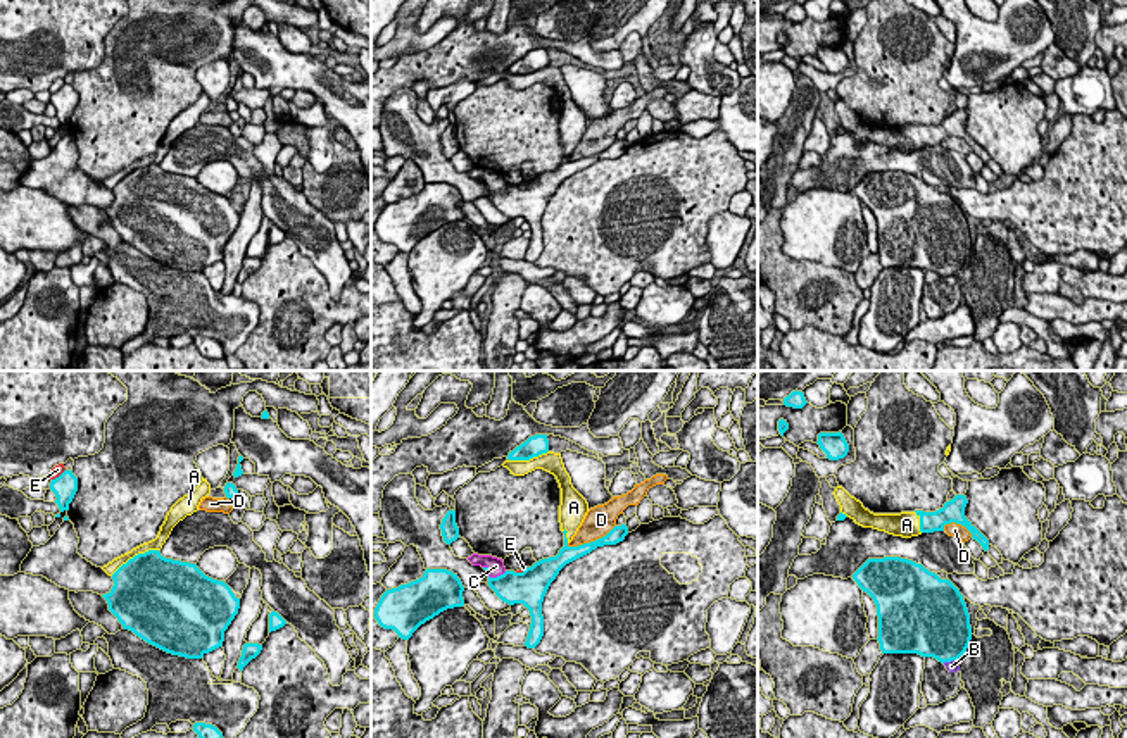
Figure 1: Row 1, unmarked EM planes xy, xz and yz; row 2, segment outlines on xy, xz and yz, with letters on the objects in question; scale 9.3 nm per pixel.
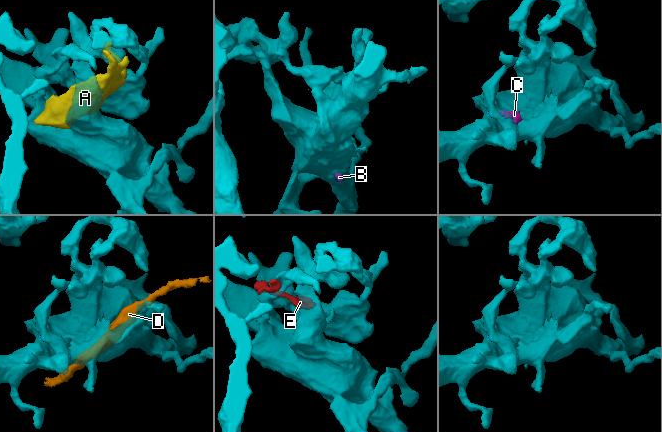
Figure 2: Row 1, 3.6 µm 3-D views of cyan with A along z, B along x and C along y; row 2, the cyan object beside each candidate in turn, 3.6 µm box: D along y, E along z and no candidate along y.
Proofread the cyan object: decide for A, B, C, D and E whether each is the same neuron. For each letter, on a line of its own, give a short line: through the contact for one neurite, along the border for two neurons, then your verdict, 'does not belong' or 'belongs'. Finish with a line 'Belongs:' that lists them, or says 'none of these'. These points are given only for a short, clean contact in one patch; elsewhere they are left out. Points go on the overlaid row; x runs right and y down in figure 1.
A: belongs
B: yz (957, 659), (943, 662) | does not belong
C: belongs
D: does not belong
E: does not belong
Belongs: A, C

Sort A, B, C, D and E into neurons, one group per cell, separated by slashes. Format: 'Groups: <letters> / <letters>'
Groups: A C / B / D / E

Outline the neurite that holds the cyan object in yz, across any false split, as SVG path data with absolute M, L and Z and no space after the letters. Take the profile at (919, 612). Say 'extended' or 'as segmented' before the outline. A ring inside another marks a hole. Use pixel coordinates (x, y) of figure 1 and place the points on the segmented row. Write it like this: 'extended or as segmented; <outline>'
as segmented; M901 557L868 559L853 579L877 605L882 654L918 654L944 664L966 652L970 614L949 579Z

